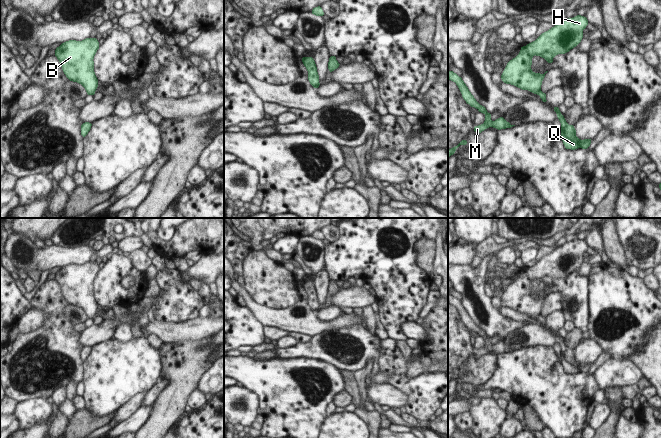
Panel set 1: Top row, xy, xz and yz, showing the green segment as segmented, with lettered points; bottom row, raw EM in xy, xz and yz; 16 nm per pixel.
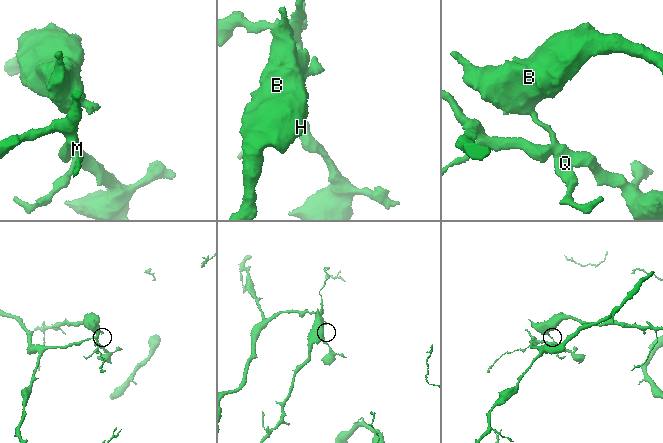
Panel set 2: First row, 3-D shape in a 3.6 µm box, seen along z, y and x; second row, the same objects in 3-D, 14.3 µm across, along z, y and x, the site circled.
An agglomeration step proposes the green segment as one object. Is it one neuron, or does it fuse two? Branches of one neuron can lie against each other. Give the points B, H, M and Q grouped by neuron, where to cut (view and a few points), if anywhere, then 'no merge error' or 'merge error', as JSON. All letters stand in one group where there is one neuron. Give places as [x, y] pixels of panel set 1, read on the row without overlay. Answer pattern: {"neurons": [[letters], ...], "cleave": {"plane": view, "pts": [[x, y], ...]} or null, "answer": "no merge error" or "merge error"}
{"neurons": [["B", "H"], ["M", "Q"]], "cleave": {"plane": "yz", "pts": [[539, 314], [536, 317]]}, "answer": "merge error"}

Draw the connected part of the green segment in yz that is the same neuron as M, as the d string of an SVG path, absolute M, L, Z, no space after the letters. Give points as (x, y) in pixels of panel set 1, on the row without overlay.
M448 295L448 303L451 305L454 305L460 316L462 317L462 321L470 329L470 331L475 331L479 334L479 336L483 337L485 340L485 346L482 349L474 350L474 355L476 358L481 357L483 354L487 353L488 351L494 351L498 354L505 353L505 352L511 352L515 349L511 349L508 347L504 341L500 341L495 345L491 345L491 337L489 337L484 330L481 330L474 322L474 320L470 317L468 311L465 309L462 302L460 302L457 298L455 298L453 295Z

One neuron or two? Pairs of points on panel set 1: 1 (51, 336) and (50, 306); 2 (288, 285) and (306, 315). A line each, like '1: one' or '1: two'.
1: one
2: two

